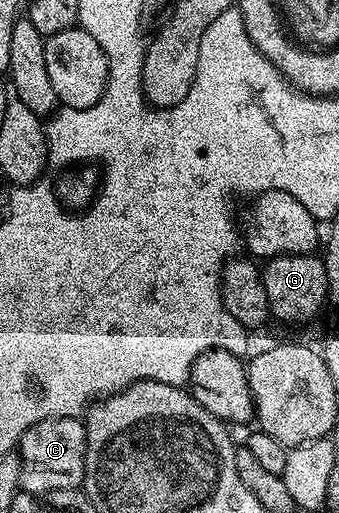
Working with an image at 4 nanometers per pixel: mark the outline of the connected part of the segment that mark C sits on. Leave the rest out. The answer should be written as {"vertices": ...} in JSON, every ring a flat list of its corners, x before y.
{"vertices":[[50,417,25,431,17,446,20,457,19,489,46,495,62,489,79,489,85,475,87,427,77,417]]}

